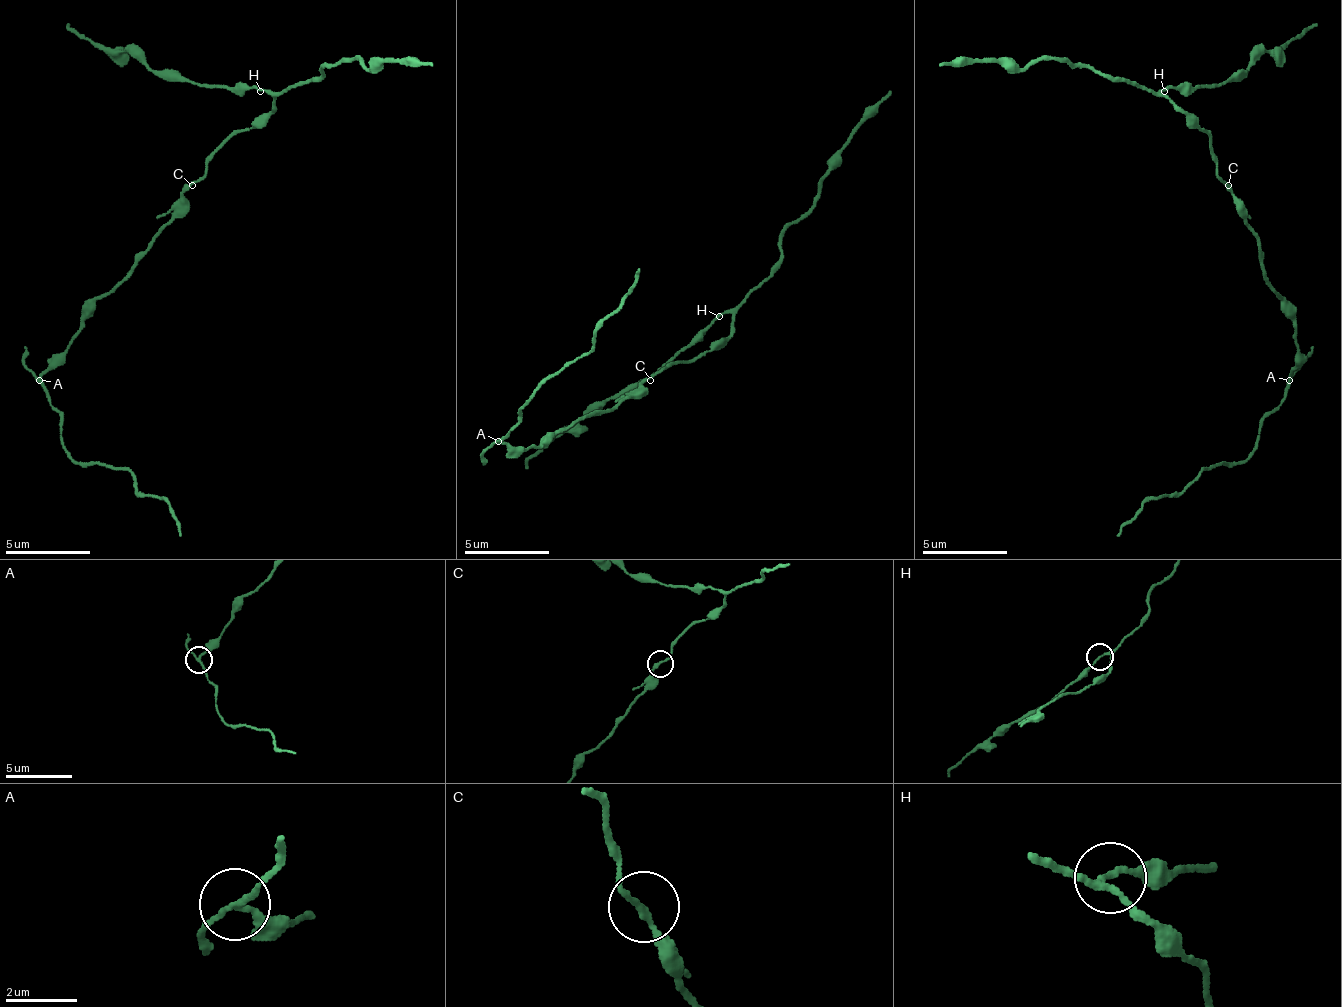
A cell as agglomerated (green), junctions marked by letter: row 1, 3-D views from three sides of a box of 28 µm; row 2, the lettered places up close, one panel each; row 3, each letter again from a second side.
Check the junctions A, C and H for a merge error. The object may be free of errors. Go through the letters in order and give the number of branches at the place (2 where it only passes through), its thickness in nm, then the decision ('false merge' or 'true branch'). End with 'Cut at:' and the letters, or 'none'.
A: 3 | 140 nm | false merge
C: 2 | 170 nm | true branch
H: 3 | 130 nm | true branch
Cut at: A

